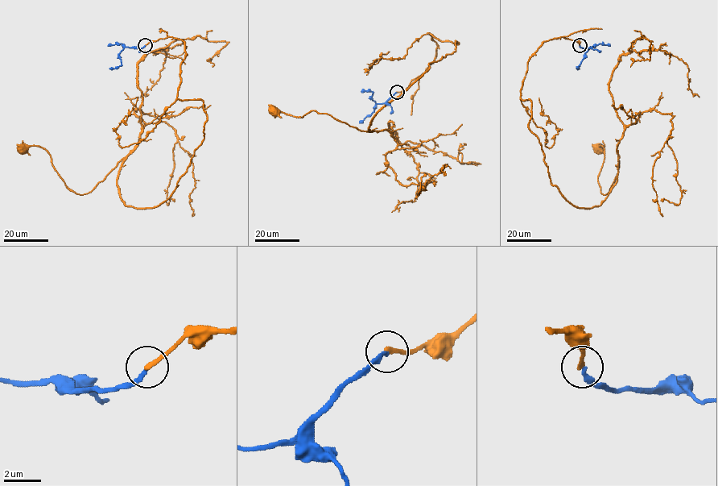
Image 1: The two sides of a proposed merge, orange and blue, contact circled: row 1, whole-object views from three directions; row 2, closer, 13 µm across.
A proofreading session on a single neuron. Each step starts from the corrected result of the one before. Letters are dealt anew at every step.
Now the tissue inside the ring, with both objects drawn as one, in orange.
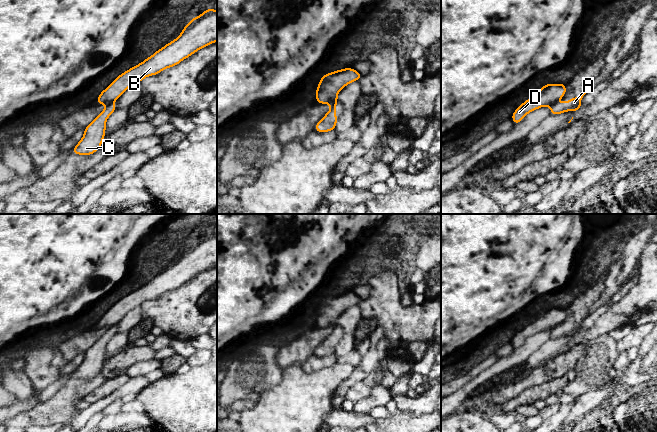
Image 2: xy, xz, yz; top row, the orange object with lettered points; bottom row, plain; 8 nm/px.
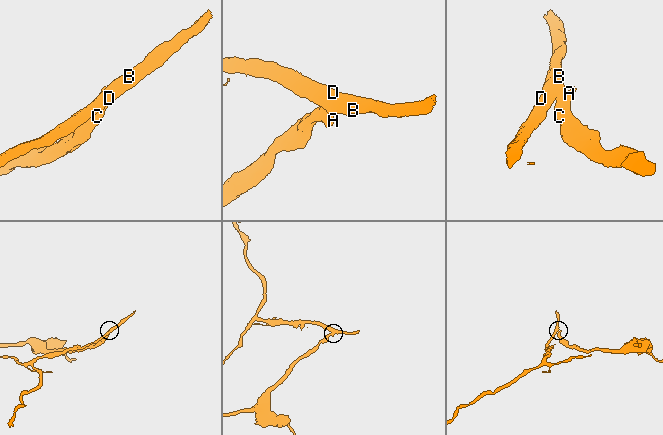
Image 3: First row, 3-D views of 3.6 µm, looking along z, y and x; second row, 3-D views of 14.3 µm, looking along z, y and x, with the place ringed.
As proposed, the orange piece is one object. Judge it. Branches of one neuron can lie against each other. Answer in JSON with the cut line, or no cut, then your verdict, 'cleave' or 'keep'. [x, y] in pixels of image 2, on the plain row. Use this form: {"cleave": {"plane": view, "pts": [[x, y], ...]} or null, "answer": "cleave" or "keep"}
{"cleave": {"plane": "yz", "pts": [[555, 325], [549, 329]]}, "answer": "cleave"}

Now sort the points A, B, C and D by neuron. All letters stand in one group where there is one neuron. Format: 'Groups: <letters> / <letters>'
Groups: A C / B D

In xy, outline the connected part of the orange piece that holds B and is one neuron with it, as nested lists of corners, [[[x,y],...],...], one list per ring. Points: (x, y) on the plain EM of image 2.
[[[209,232],[191,243],[181,258],[152,280],[120,298],[98,320],[96,328],[109,328],[118,324],[133,308],[148,300],[157,299],[166,292],[178,289],[198,274],[217,266],[217,235]]]

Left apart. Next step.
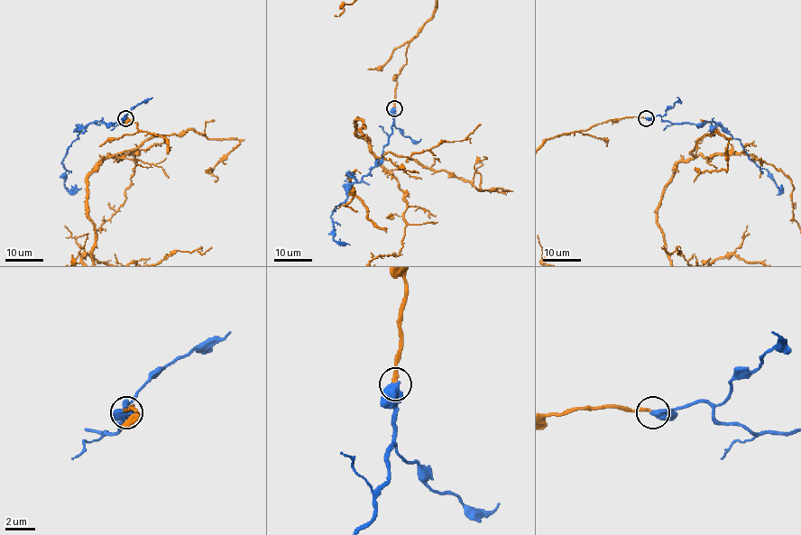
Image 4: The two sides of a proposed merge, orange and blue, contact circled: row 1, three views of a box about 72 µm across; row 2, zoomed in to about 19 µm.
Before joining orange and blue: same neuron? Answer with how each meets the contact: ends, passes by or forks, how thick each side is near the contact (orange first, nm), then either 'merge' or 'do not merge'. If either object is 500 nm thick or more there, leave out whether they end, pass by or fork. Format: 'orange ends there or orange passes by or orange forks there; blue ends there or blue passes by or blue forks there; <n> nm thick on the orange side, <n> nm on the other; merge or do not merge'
240 nm thick on the orange side, 600 nm on the other; merge

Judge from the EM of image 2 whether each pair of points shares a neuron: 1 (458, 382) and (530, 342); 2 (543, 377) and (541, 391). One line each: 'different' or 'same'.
1: different
2: different

